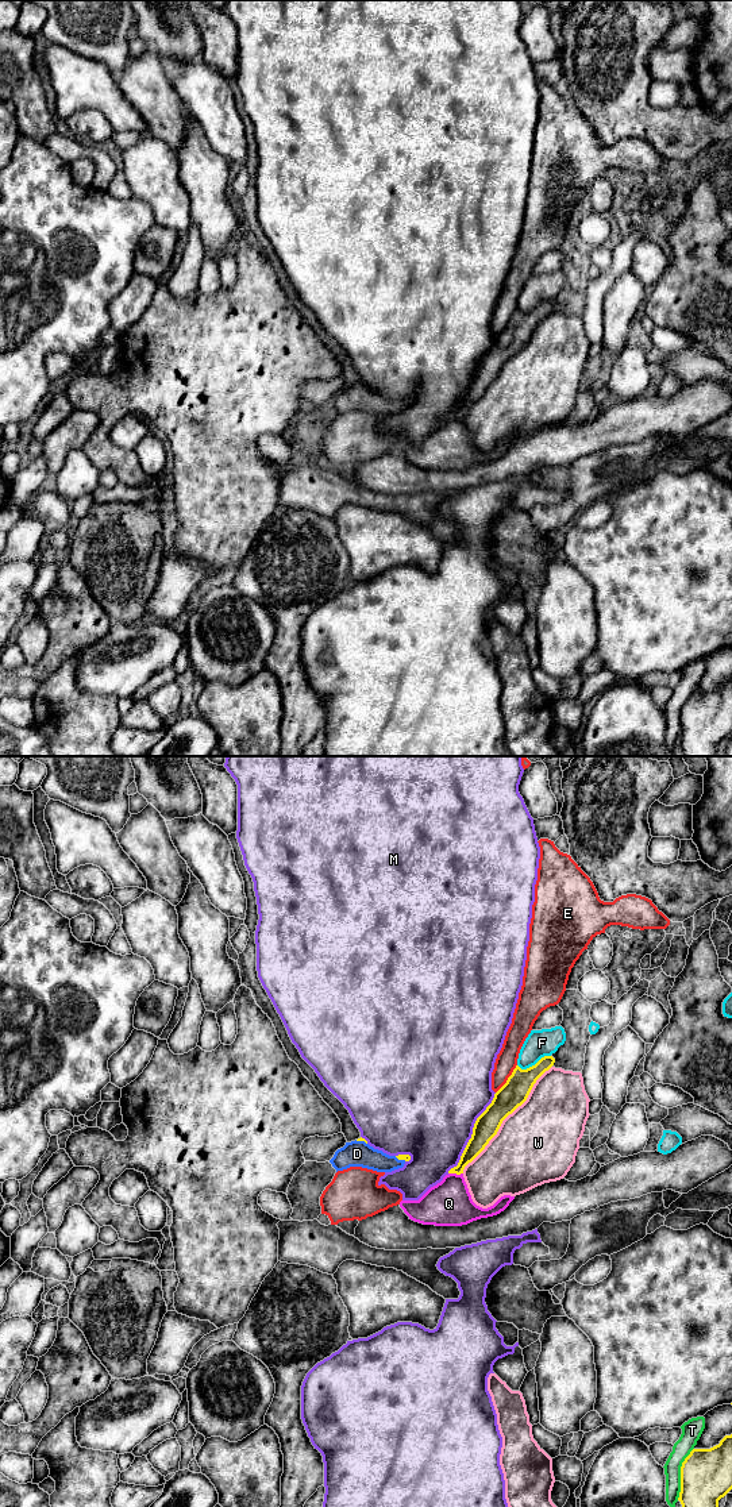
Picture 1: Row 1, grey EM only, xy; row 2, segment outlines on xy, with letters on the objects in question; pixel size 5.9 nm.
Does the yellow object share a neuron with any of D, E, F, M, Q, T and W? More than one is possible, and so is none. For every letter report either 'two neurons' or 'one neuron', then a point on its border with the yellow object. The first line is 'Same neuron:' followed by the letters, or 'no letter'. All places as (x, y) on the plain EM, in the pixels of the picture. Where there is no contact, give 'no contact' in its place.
Same neuron: D
D: one neuron | xy (361, 384)
E: two neurons | xy (508, 323)
F: two neurons | xy (535, 308)
M: two neurons | xy (473, 377)
Q: two neurons | xy (455, 416)
T: two neurons | xy (681, 717)
W: two neurons | xy (505, 361)

